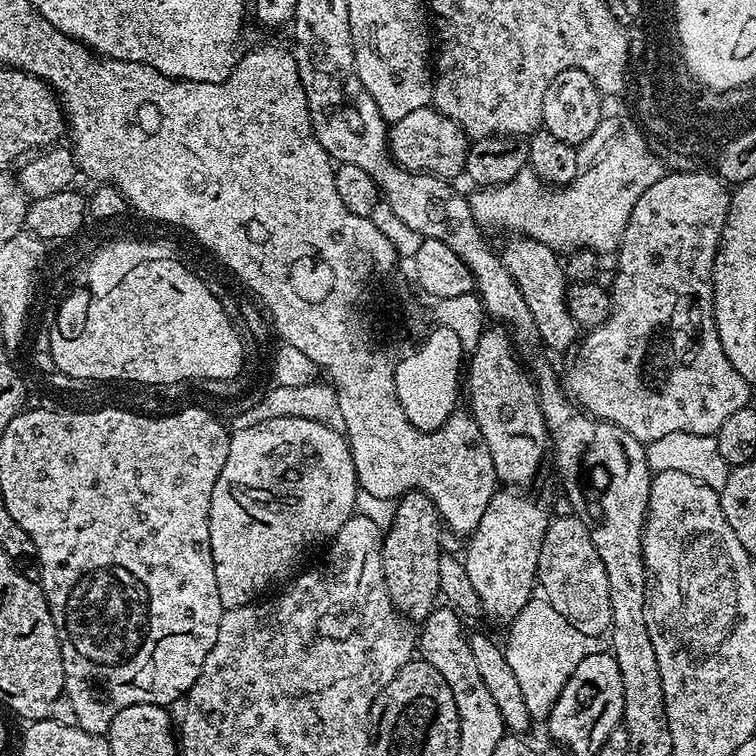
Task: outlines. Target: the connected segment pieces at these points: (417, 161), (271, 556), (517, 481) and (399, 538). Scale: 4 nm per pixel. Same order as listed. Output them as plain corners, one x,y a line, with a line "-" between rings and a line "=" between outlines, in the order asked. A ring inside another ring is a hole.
435,106
413,110
406,118
395,121
388,131
388,151
392,159
411,172
427,172
430,176
456,178
452,176
461,175
469,143
469,137
461,128
=
270,418
258,426
232,432
228,437
226,466
222,466
222,474
214,482
214,490
210,494
210,514
208,515
210,518
210,550
214,558
214,578
218,578
218,598
222,598
222,606
226,610
246,606
259,601
267,593
264,591
271,584
281,583
280,585
283,585
291,581
301,567
299,566
300,559
315,544
327,545
336,537
338,530
346,526
346,522
356,512
357,491
356,471
347,439
341,433
330,430
330,426
322,426
322,422
310,422
310,418
=
488,326
478,338
478,346
471,349
466,360
466,384
467,387
468,384
472,387
468,392
468,400
472,403
470,414
478,430
482,430
486,450
490,450
490,459
494,461
497,481
504,486
524,486
520,484
530,483
539,474
544,452
546,456
550,448
548,427
542,414
540,396
536,392
536,382
532,379
529,369
520,365
519,359
521,360
521,357
511,336
499,326
=
408,492
405,496
395,501
396,513
392,524
383,533
380,546
382,558
382,574
386,582
386,590
390,594
390,602
397,612
403,614
409,621
422,622
437,607
441,599
440,587
438,586
438,562
442,555
440,547
440,534
442,521
437,512
434,502
426,494
421,492

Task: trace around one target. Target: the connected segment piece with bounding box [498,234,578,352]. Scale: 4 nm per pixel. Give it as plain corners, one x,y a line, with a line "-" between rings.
516,234
508,238
498,255
506,270
510,270
514,282
518,282
518,290
522,290
526,306
530,306
530,315
534,318
534,326
538,326
541,345
556,352
564,352
568,347
571,349
577,343
578,329
566,306
570,281
564,276
564,265
556,249
529,236

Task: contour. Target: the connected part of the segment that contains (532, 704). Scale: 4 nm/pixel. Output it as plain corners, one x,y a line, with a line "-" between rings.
533,598
529,604
522,606
522,610
512,619
507,632
508,645
504,644
502,649
519,685
522,686
522,695
530,709
530,718
533,722
547,721
554,702
558,702
558,694
562,694
562,686
566,686
567,679
578,664
590,654
602,651
601,637
587,636
582,634
582,630
574,630
574,626
570,626
570,622
566,622
566,618
562,618
562,614
558,614
558,610
554,610
554,606
550,606
543,598

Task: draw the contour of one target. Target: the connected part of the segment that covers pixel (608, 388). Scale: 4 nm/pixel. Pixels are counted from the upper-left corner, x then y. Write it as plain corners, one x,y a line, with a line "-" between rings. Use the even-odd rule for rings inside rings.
699,170
692,173
669,171
662,178
658,178
658,182
654,182
654,186
650,186
646,190
646,194
642,194
642,198
638,198
638,202
634,202
634,210
630,210
630,222
622,234
622,242
618,249
618,255
615,257
615,259
617,258
616,277
613,278
612,284
610,283
612,294
610,314
606,318
606,322
602,322
602,326
591,329
585,335
588,337
585,340
583,337
579,341
578,347
575,349
575,352
577,351
576,357
569,362
568,373
563,373
562,380
566,385
566,391
579,407
583,408
588,415
596,417
597,420
609,420
614,426
626,430
626,434
638,438
640,443
645,446
651,446
658,438
666,438
666,434
674,434
675,432
715,436
722,426
722,422
726,422
726,418
730,418
730,414
734,414
734,410
749,407
750,385
746,378
742,378
742,374
738,374
738,370
734,370
730,358
726,358
726,350
722,350
722,338
718,334
716,311
712,301
712,267
716,261
716,251
720,245
720,235
724,229
731,201
732,192
729,185
721,180
715,171

